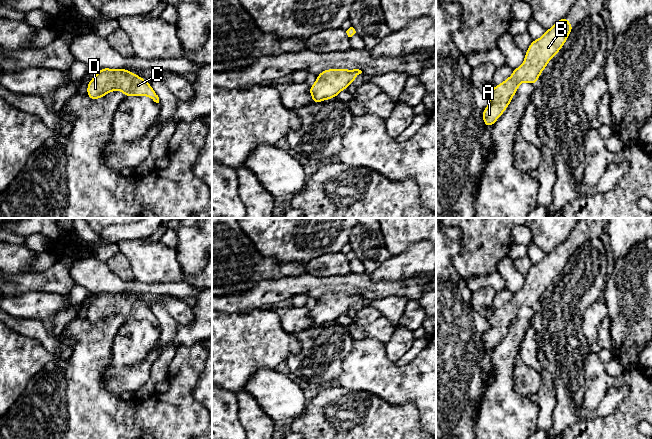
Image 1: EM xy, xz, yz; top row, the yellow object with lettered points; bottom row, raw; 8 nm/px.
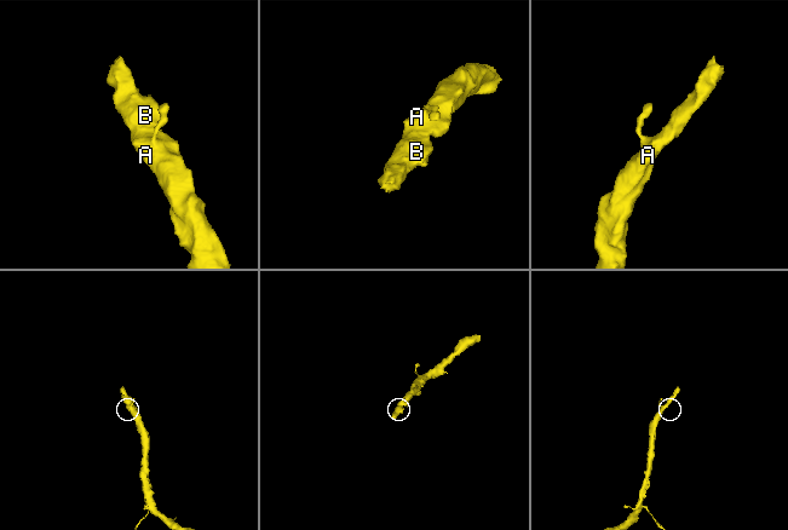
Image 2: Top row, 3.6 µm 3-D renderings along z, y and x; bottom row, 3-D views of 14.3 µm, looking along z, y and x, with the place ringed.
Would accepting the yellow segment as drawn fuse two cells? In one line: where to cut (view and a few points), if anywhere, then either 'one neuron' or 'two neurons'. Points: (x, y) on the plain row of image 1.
cut none; one neuron

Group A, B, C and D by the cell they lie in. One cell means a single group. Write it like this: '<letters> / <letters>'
A B C D

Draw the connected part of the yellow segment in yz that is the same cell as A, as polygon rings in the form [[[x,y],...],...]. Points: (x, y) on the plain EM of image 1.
[[[566,240],[557,245],[539,263],[531,266],[523,288],[513,293],[513,298],[509,302],[495,309],[487,318],[489,328],[482,337],[485,351],[493,350],[504,337],[522,306],[529,306],[535,310],[542,295],[563,271],[574,251]]]

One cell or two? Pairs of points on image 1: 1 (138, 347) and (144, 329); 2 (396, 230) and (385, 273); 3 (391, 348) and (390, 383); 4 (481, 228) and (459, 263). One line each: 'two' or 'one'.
1: one
2: two
3: two
4: one

